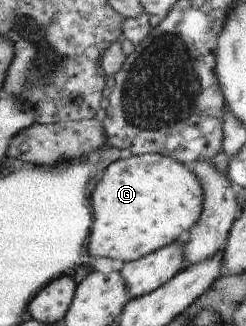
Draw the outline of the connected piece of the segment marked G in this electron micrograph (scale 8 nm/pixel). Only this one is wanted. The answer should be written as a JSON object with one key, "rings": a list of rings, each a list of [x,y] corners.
{"rings":[[[159,154],[131,156],[113,162],[104,172],[100,182],[90,190],[94,225],[90,237],[90,255],[120,262],[134,262],[146,255],[159,251],[169,244],[184,239],[189,230],[198,222],[203,211],[203,190],[201,182],[180,161]]]}

